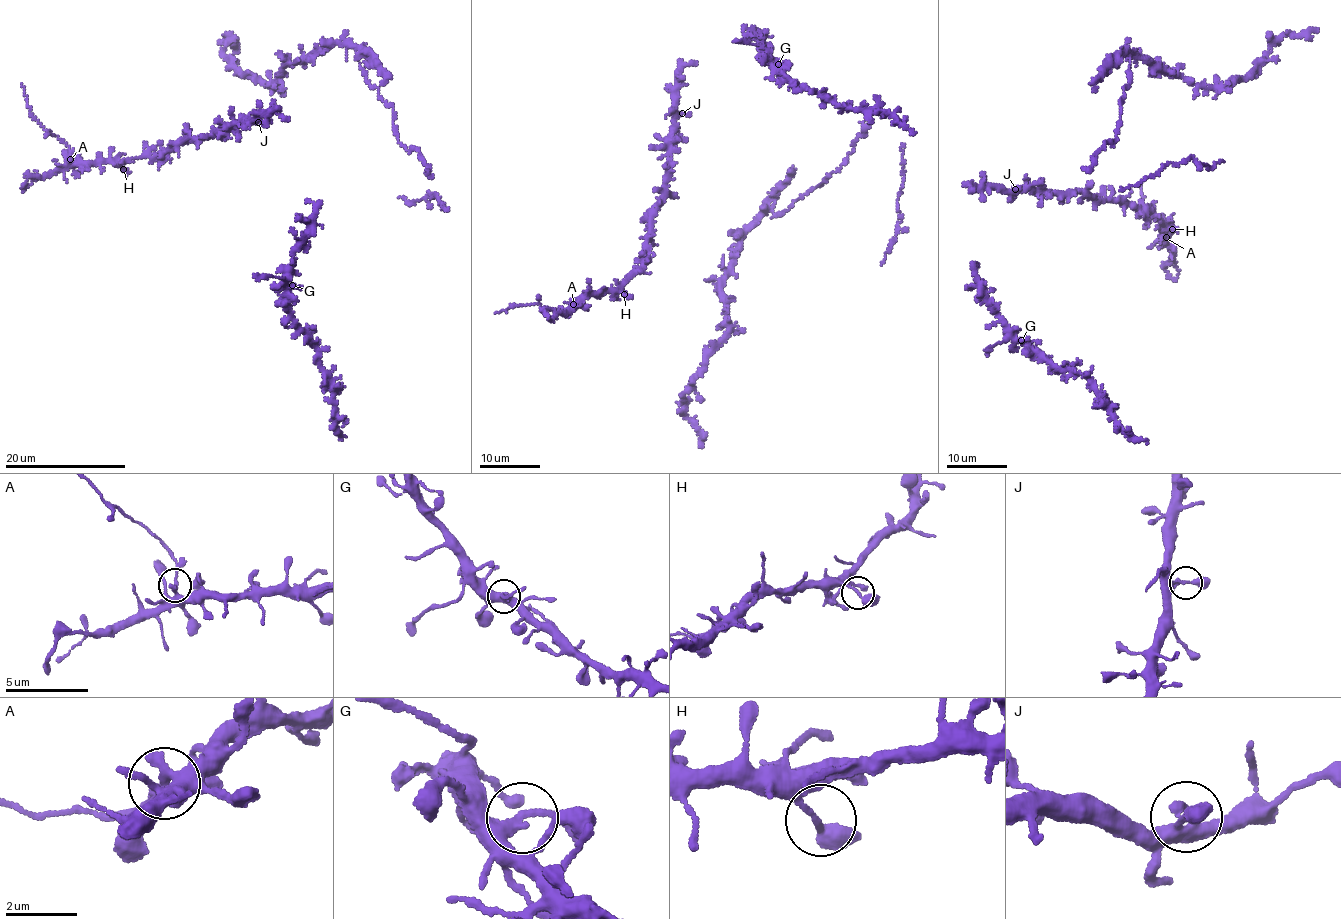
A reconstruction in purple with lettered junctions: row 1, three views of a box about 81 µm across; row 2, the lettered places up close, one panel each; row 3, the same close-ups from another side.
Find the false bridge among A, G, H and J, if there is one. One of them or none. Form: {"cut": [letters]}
{"cut": ["A"]}

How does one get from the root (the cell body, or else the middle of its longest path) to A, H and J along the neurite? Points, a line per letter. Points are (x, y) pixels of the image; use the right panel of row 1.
A: (985, 187), (1077, 193), (1147, 207), (1164, 222), (1159, 237), (1165, 241), (1166, 237)
H: (985, 187), (1020, 192), (1077, 193), (1091, 195), (1097, 200), (1121, 201), (1148, 209), (1172, 229)
J: (985, 187), (1015, 189)

